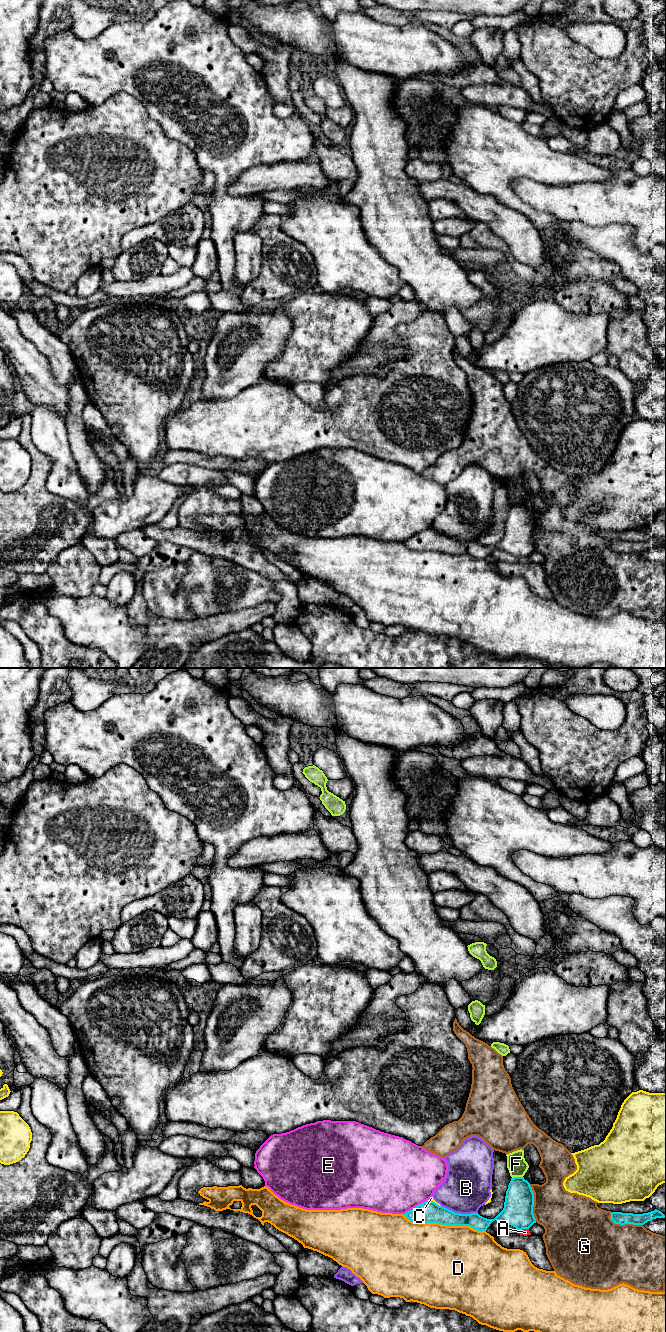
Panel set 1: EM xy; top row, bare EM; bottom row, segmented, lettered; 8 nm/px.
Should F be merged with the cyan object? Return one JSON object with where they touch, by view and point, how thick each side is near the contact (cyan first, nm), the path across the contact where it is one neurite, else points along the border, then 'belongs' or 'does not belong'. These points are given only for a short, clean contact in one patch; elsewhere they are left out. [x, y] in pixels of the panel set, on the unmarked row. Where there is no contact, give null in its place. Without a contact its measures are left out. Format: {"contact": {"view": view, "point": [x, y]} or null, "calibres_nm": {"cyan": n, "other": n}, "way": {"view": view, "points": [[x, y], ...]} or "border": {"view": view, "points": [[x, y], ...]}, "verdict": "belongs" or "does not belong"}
{"contact": {"view": "xy", "point": [517, 505]}, "calibres_nm": {"cyan": 240, "other": 160}, "border": {"view": "xy", "points": [[522, 504], [514, 504], [512, 506]]}, "verdict": "does not belong"}

